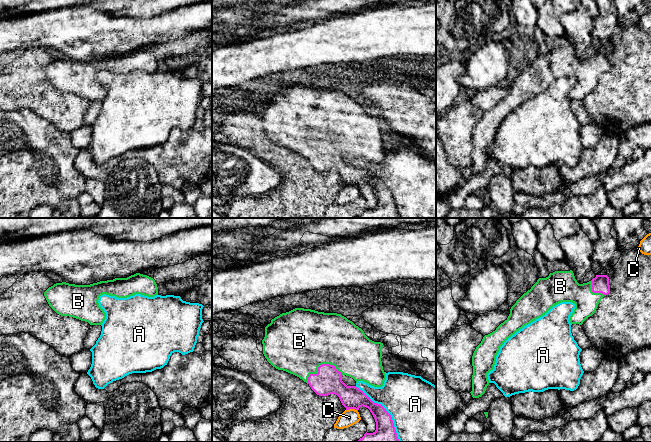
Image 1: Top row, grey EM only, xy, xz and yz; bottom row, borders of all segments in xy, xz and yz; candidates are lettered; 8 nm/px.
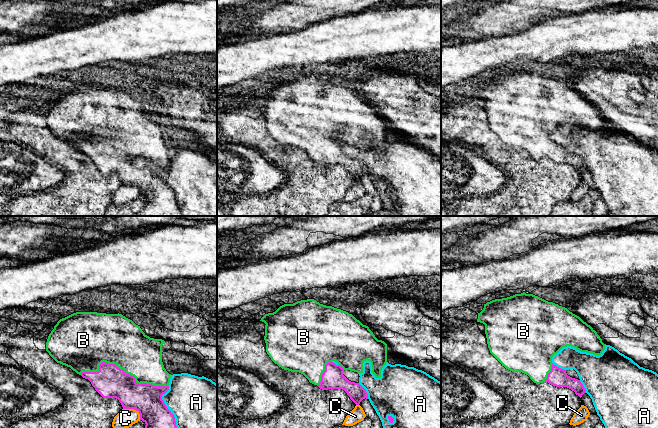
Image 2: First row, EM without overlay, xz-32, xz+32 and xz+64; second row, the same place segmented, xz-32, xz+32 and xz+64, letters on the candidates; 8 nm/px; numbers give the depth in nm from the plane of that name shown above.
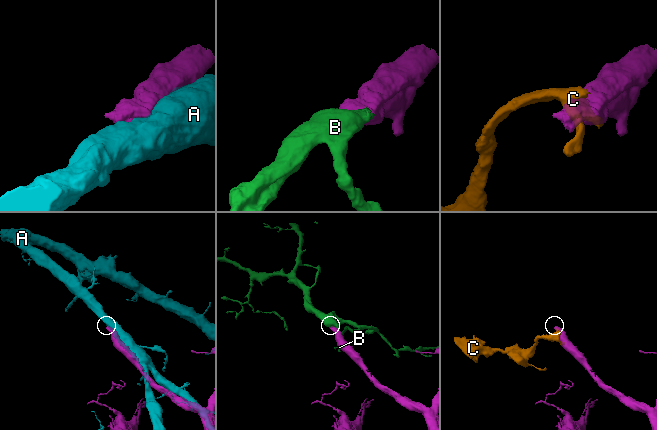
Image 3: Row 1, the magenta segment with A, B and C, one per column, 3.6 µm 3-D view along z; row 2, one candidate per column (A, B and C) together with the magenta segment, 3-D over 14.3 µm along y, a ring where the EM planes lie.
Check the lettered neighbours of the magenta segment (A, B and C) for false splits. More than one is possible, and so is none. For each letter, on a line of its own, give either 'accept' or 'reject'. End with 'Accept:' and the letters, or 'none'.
A: reject
B: accept
C: reject
Accept: B

